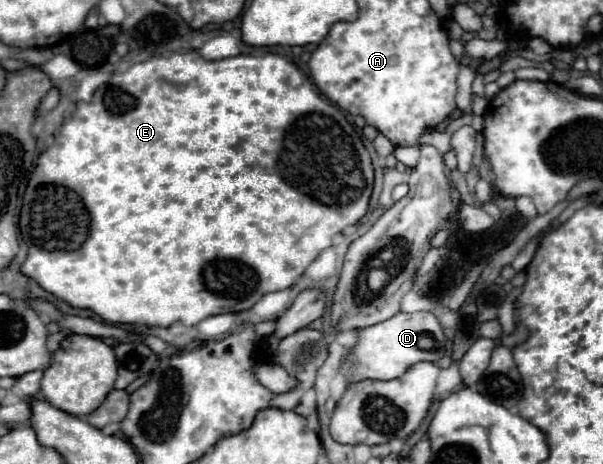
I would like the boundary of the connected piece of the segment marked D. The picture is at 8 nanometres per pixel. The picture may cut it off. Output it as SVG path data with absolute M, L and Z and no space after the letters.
M399 312L381 324L365 328L353 348L353 356L357 362L349 366L349 382L365 378L395 380L417 362L439 362L447 356L447 338L439 320L431 312Z

